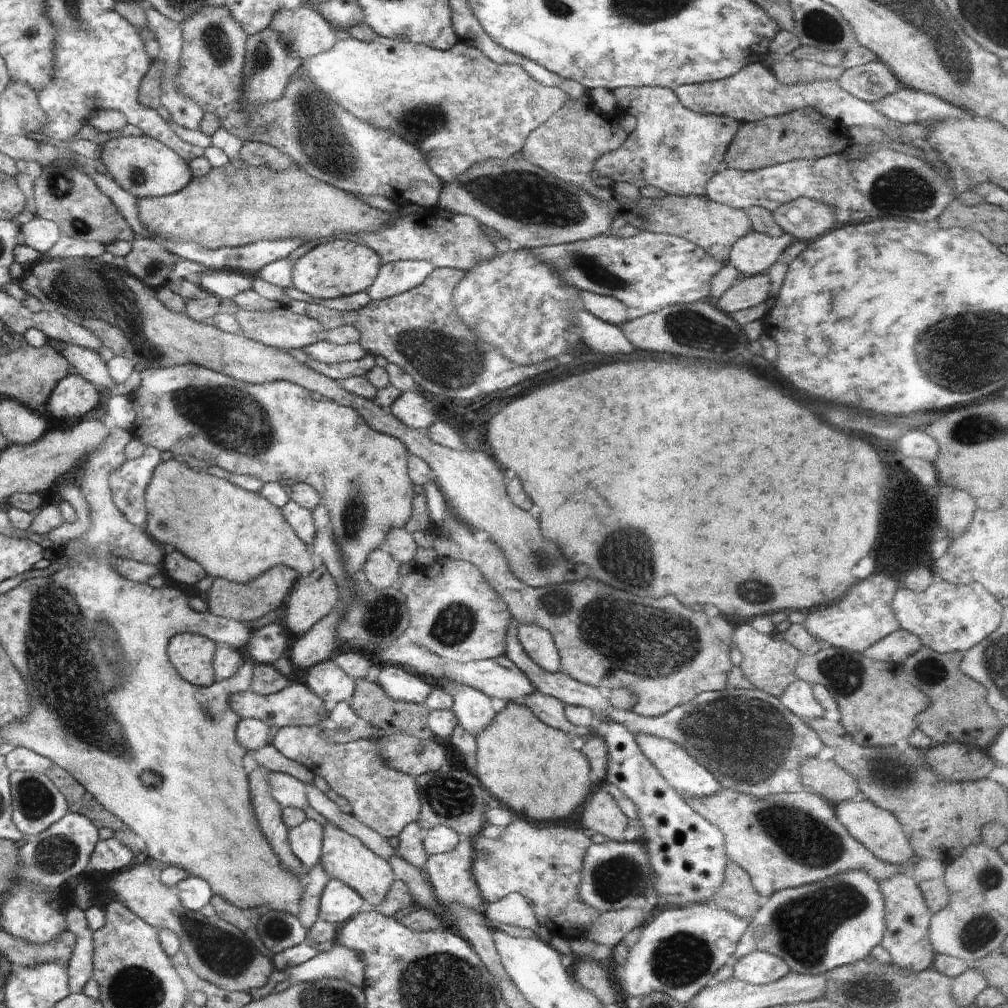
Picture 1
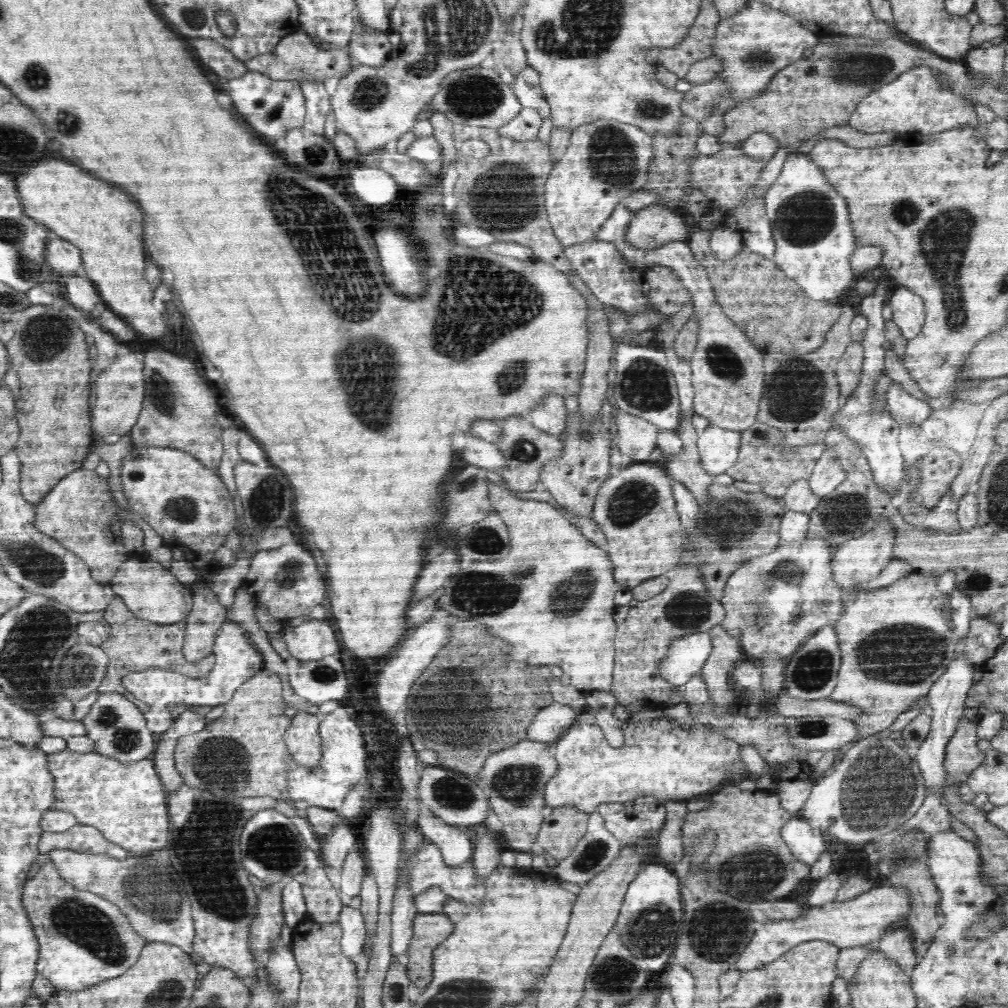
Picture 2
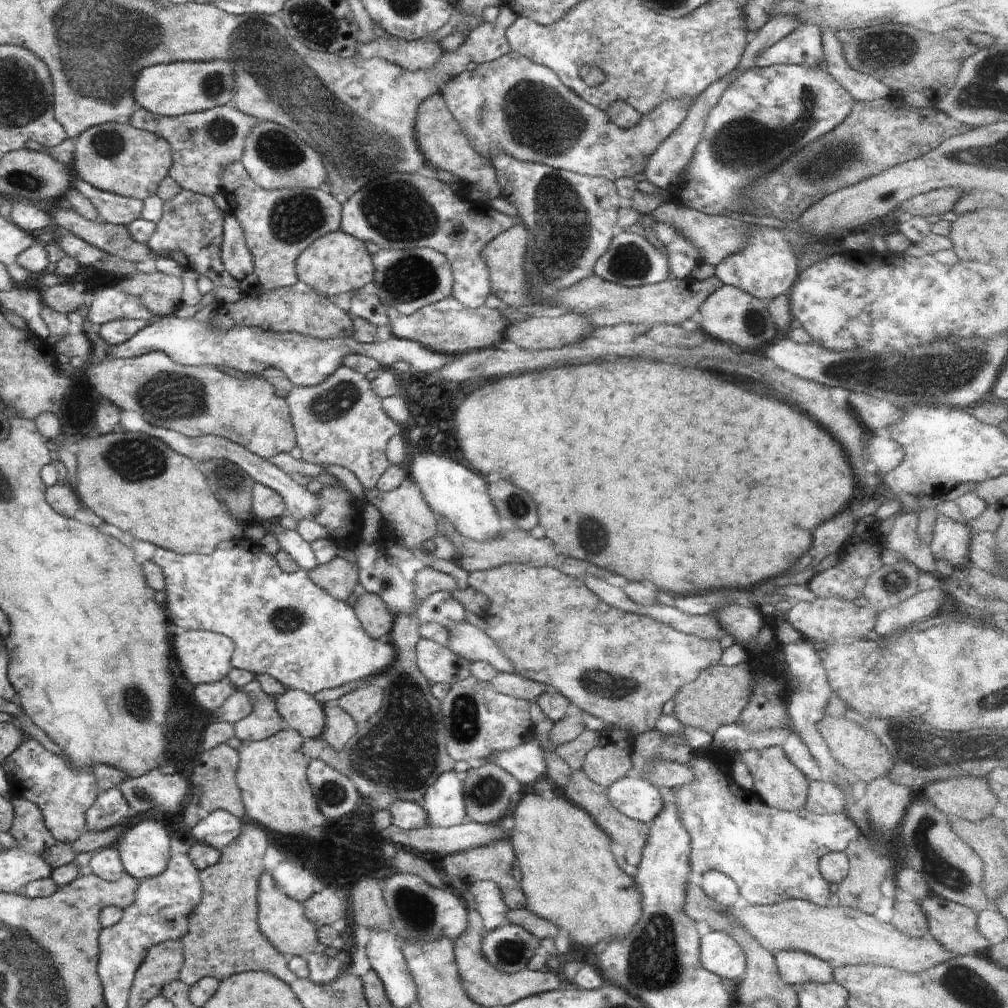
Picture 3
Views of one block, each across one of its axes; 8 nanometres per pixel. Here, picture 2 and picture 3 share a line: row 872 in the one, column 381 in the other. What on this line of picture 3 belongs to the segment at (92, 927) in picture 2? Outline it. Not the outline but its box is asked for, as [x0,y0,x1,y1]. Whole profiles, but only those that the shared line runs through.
[357,36,442,70]

